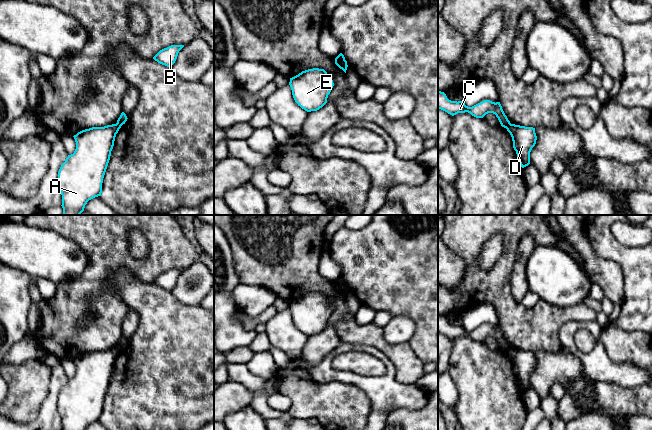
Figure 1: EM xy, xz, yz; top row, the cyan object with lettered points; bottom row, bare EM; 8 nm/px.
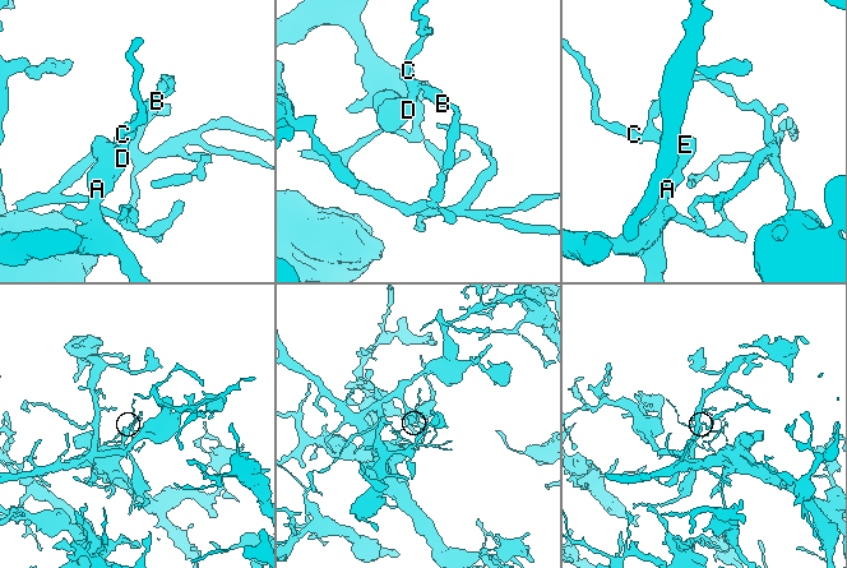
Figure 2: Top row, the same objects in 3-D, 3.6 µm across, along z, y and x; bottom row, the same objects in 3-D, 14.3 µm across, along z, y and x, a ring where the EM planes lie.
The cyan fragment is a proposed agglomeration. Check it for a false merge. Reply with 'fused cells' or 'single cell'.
fused cells

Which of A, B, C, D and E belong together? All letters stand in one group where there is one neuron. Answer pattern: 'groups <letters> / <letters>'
groups A D E / B C

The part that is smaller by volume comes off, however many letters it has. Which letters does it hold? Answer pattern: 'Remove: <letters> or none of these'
Remove: B, C

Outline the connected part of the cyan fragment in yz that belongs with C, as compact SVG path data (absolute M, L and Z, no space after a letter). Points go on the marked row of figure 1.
M438 91L438 109L454 116L458 113L468 112L476 118L483 118L488 113L493 113L498 118L502 127L507 128L511 123L505 115L500 102L484 100L472 107L465 105L463 101L451 101L444 92Z

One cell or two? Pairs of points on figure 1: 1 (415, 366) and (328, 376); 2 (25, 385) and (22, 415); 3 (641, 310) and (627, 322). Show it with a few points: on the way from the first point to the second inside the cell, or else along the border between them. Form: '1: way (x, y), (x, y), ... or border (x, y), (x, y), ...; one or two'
1: border (380, 350), (394, 365), (395, 377), (412, 384); two
2: way (23, 392), (22, 408); one
3: way (638, 313), (630, 319); one

